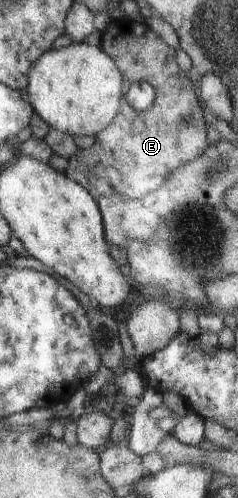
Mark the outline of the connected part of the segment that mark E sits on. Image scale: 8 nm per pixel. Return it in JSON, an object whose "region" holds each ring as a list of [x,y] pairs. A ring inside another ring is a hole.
{"region":[[[129,18],[111,20],[96,42],[123,74],[122,102],[118,118],[96,135],[90,149],[80,150],[68,158],[64,174],[82,184],[90,194],[94,194],[94,198],[121,194],[137,199],[158,189],[174,170],[198,158],[206,150],[208,122],[205,108],[198,96],[185,89],[178,80],[181,71],[176,64],[176,51],[144,21],[137,23]],[[144,81],[155,88],[155,102],[148,110],[137,111],[126,102],[126,93],[132,83]]]}

